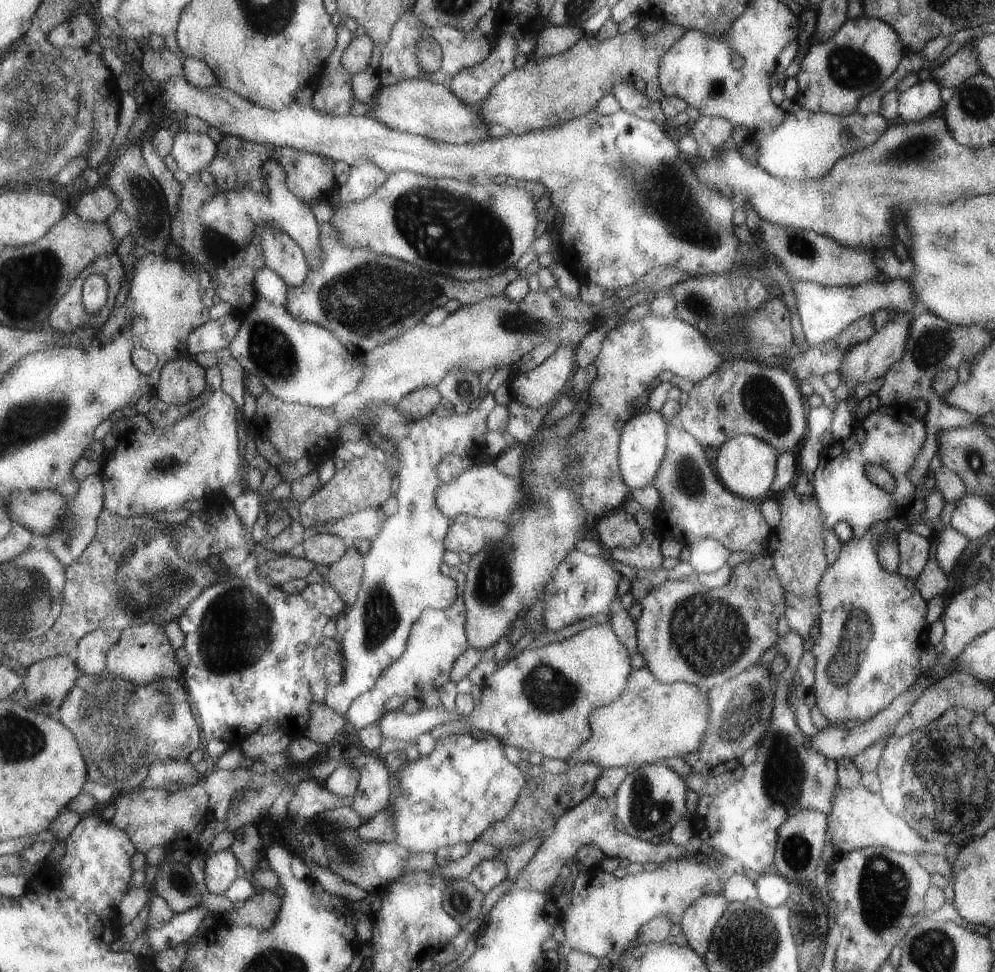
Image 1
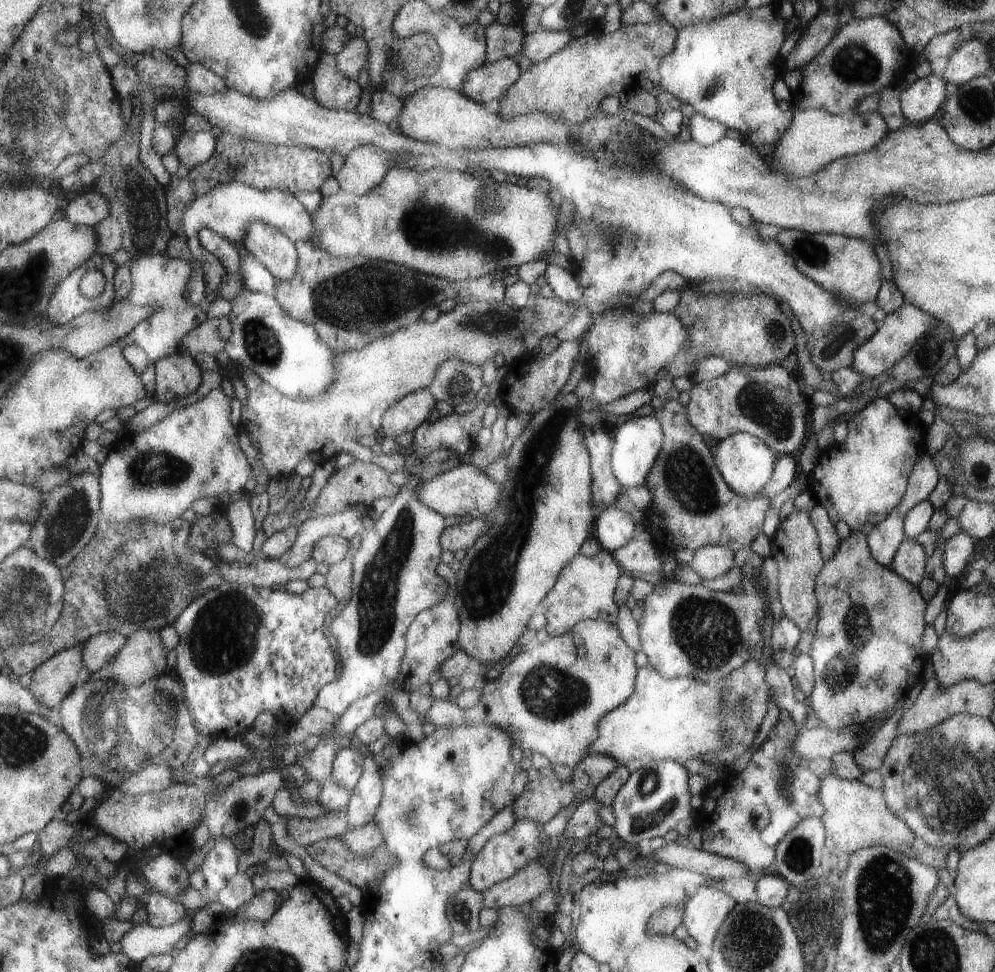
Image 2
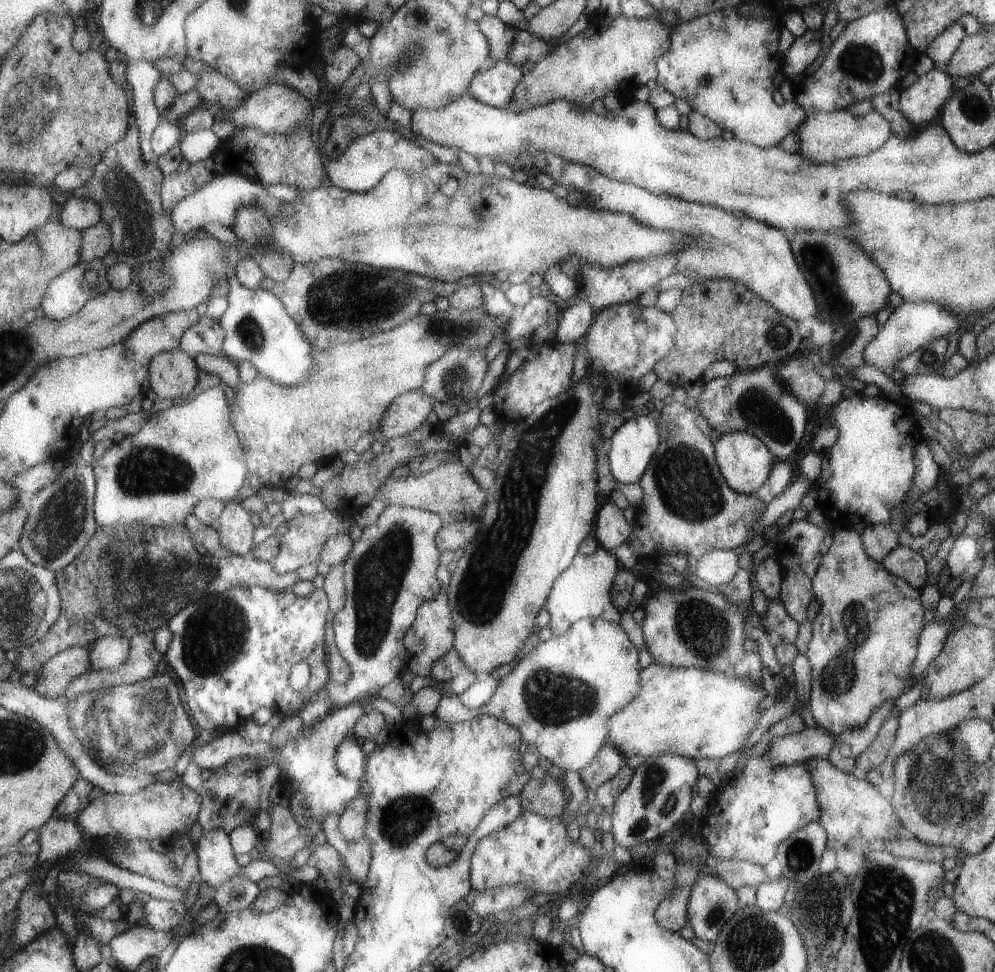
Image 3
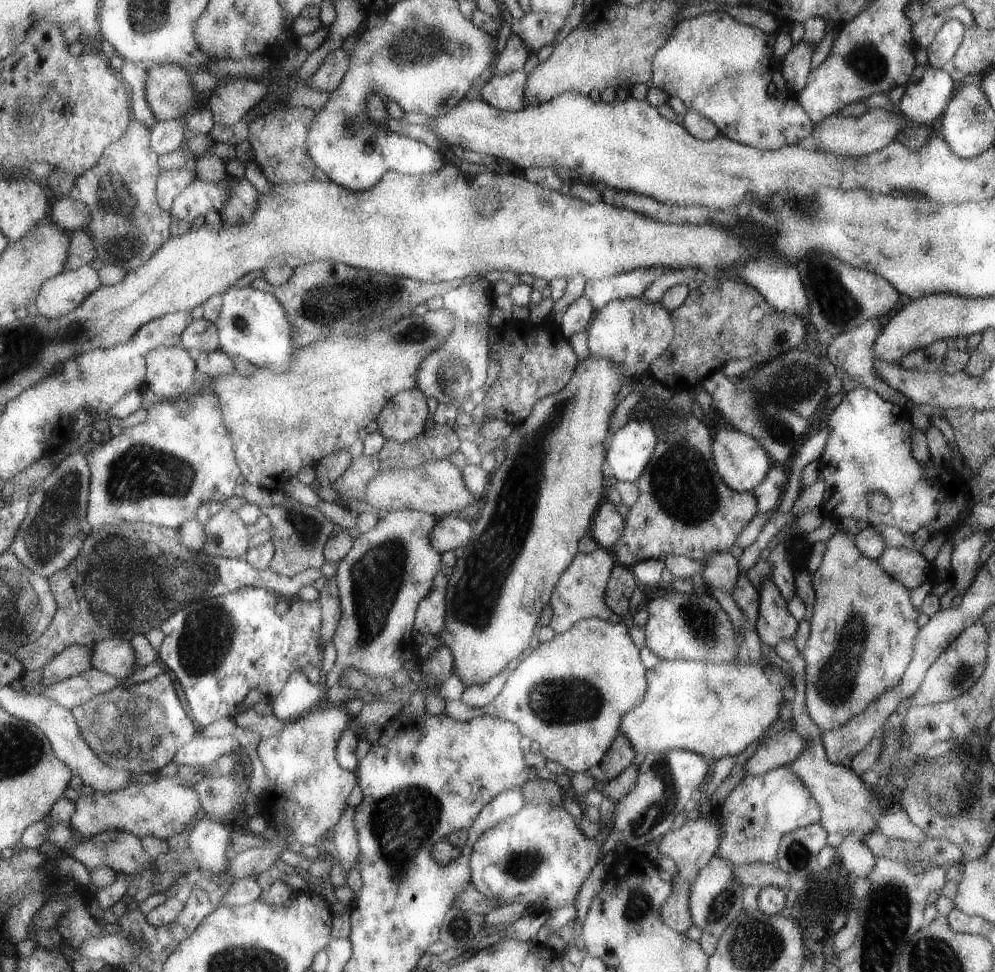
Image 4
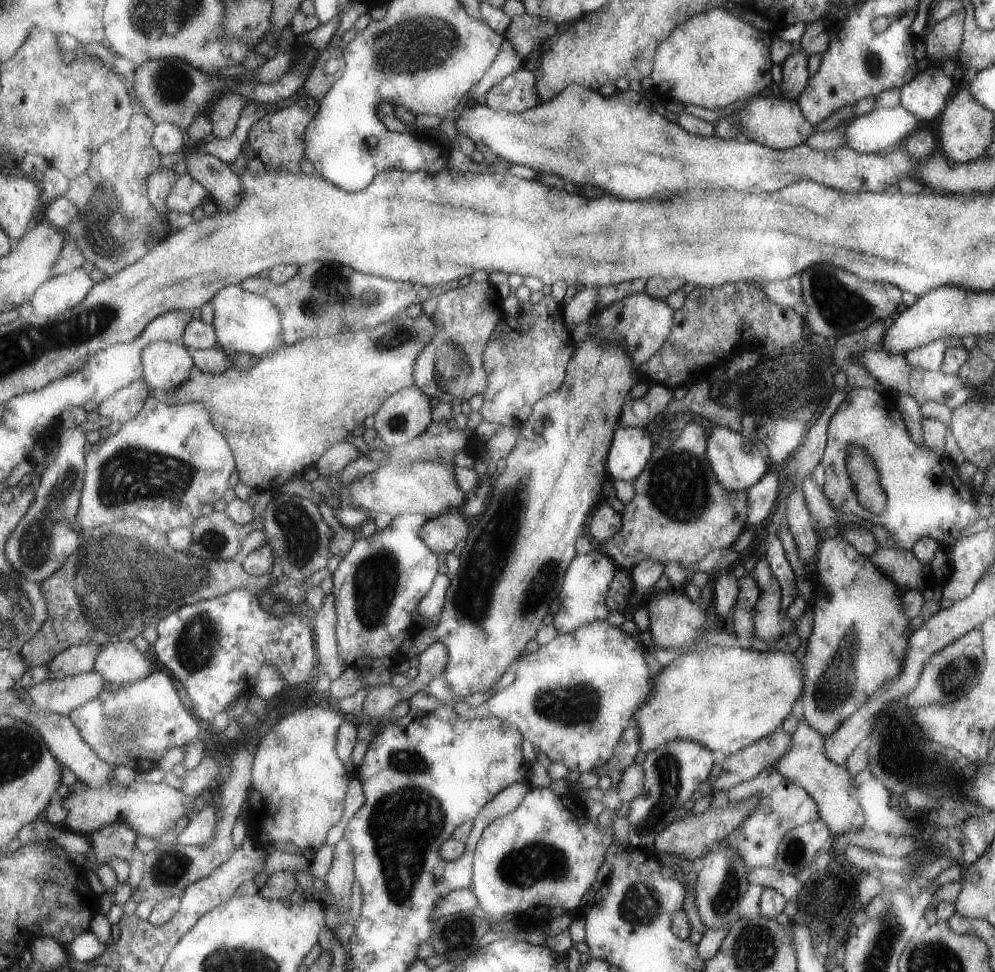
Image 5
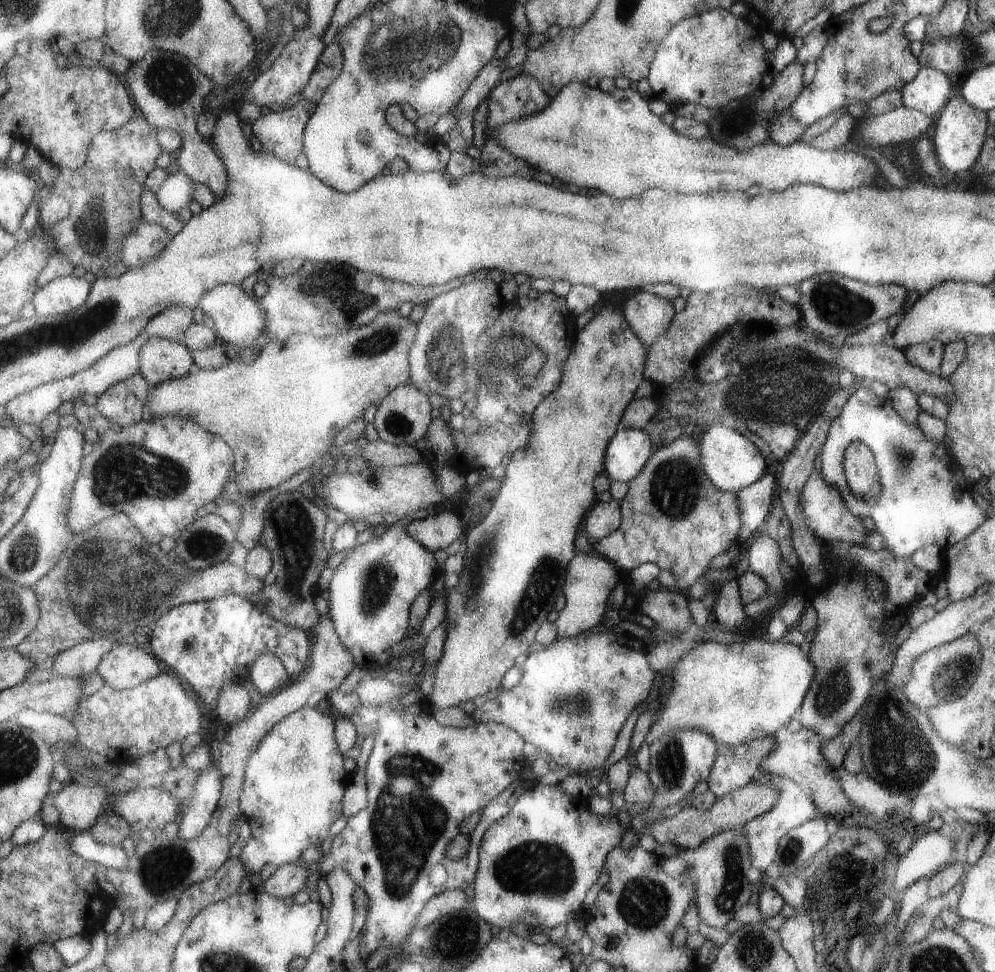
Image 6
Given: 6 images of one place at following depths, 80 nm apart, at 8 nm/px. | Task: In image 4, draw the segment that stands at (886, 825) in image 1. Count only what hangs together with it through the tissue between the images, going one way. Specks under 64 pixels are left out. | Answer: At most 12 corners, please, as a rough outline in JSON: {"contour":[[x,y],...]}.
{"contour":[[792,675],[792,729],[804,749],[785,767],[817,803],[827,846],[875,828],[887,799],[826,759]]}

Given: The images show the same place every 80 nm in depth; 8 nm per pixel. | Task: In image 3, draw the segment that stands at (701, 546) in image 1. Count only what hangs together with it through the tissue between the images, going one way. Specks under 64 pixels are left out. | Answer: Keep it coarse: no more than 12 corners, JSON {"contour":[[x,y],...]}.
{"contour":[[711,549],[693,573],[711,586],[739,570],[731,549]]}

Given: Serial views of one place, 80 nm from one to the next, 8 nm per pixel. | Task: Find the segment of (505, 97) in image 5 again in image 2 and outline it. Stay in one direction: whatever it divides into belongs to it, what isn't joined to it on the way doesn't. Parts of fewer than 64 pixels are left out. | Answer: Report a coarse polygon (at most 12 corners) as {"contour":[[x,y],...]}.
{"contour":[[504,56],[471,71],[460,91],[495,106],[520,74]]}

